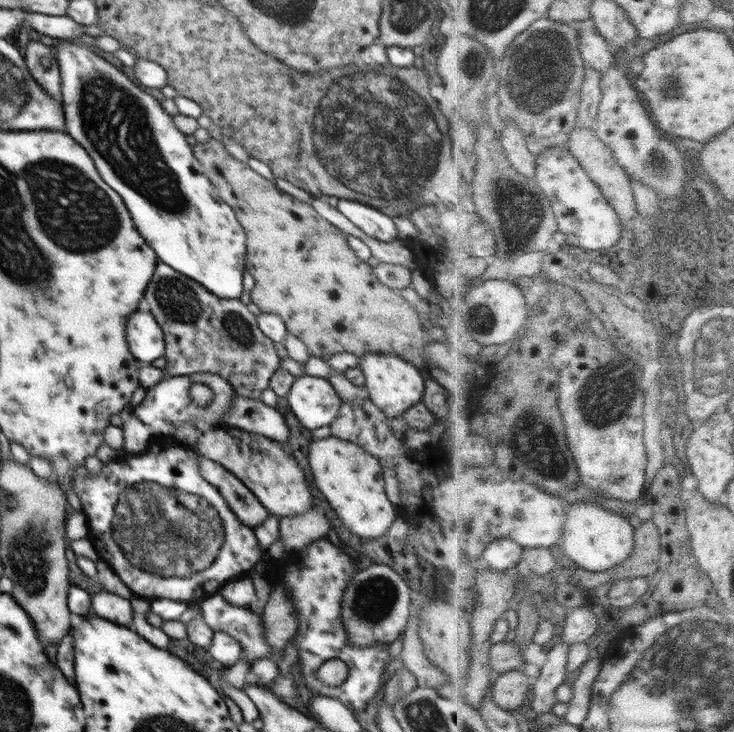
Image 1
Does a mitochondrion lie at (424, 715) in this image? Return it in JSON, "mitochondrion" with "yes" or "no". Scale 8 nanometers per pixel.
{"mitochondrion":"yes"}

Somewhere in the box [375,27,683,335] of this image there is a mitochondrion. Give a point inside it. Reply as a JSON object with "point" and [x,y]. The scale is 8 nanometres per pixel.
{"point":[519,209]}

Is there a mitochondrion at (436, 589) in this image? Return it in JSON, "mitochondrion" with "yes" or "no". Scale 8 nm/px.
{"mitochondrion":"no"}

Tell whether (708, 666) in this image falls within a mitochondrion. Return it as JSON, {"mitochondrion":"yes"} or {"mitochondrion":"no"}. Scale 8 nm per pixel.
{"mitochondrion":"yes"}

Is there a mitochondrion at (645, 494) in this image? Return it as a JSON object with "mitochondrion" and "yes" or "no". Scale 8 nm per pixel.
{"mitochondrion":"no"}

